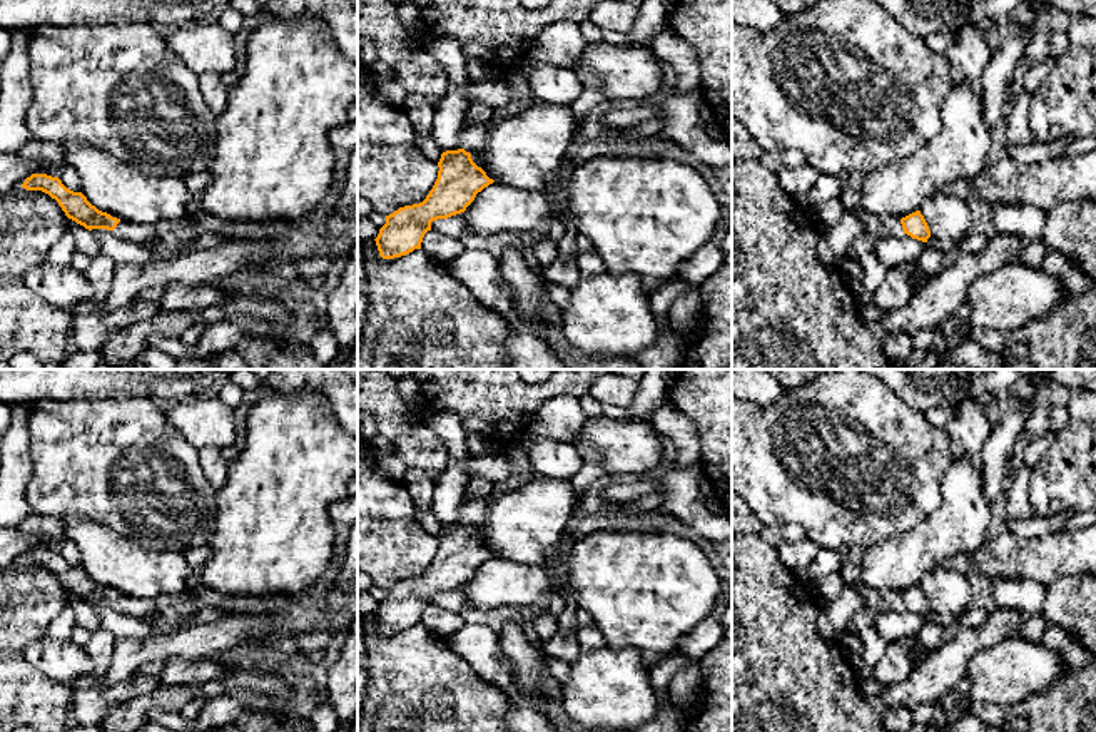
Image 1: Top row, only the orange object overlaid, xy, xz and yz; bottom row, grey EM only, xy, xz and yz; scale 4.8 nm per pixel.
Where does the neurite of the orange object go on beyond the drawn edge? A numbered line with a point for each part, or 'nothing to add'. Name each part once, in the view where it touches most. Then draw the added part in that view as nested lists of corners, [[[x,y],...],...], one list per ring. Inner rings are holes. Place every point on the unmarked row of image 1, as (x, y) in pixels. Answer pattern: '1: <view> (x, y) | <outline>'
1: yz (877, 602) | [[[845,562],[839,570],[845,585],[854,587],[865,600],[865,620],[849,620],[847,628],[854,632],[865,630],[874,625],[875,618],[889,610],[901,610],[902,598],[897,592],[879,592],[864,585],[859,567]]]

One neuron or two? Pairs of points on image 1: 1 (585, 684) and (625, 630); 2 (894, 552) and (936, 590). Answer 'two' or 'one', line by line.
1: two
2: two

